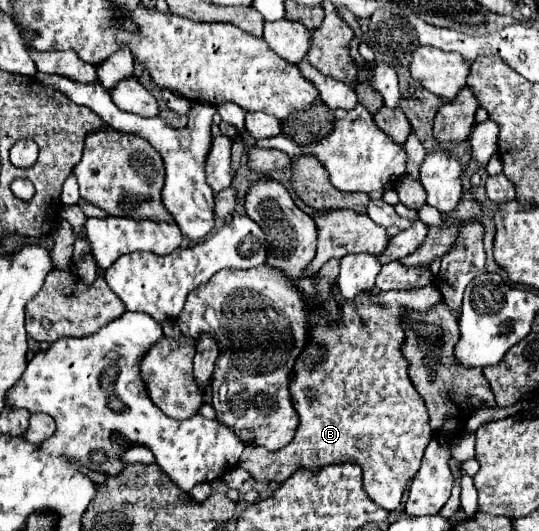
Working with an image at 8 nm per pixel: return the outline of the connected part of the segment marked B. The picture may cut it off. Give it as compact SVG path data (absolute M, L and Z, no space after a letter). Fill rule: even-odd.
M428 284L418 290L390 290L378 292L374 296L360 294L354 302L350 302L350 306L354 308L344 308L346 304L342 304L344 316L338 326L330 326L324 316L316 312L316 316L312 316L312 340L308 340L308 348L304 348L304 352L298 356L290 384L296 412L300 416L300 426L294 440L284 448L284 452L270 452L258 446L246 446L236 466L254 476L256 482L282 484L300 468L318 472L320 468L330 464L352 462L362 468L364 492L382 508L394 510L400 504L408 482L420 468L424 448L434 438L428 422L428 408L412 386L406 372L408 362L400 354L400 346L404 340L400 328L400 308L406 306L426 312L440 300L440 292L434 288L434 284Z

